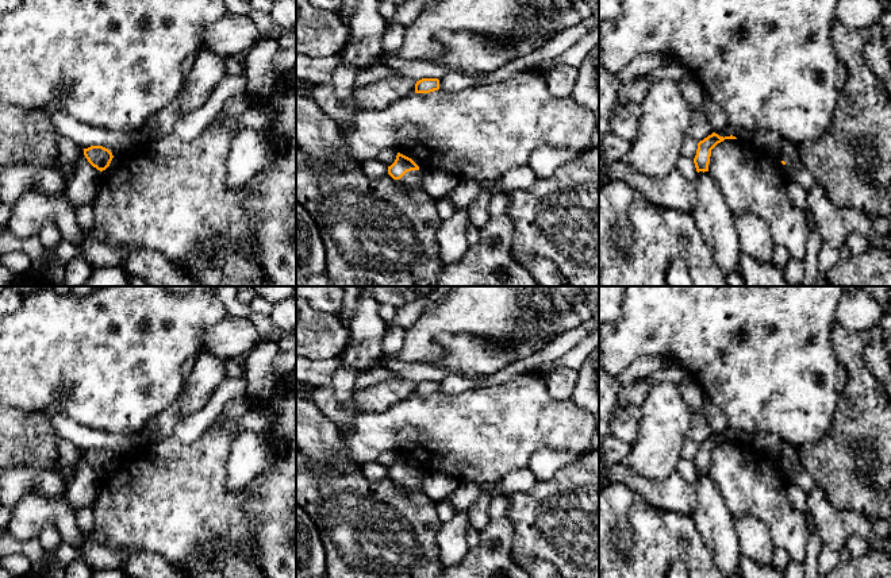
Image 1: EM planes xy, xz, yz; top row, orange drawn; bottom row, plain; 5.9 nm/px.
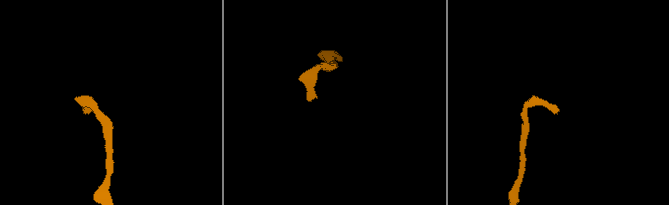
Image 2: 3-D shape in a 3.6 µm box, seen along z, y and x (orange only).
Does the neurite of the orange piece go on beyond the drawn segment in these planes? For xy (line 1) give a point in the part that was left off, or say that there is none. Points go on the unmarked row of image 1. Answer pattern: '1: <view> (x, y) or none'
1: none

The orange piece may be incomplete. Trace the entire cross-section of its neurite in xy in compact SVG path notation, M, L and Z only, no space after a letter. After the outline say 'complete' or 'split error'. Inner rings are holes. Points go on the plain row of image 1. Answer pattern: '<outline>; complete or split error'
M103 448L84 451L84 458L88 465L100 474L105 473L114 461L112 455Z; complete

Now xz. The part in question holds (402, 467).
M398 455L395 465L388 469L388 477L403 490L418 490L422 474L411 461Z; split error

